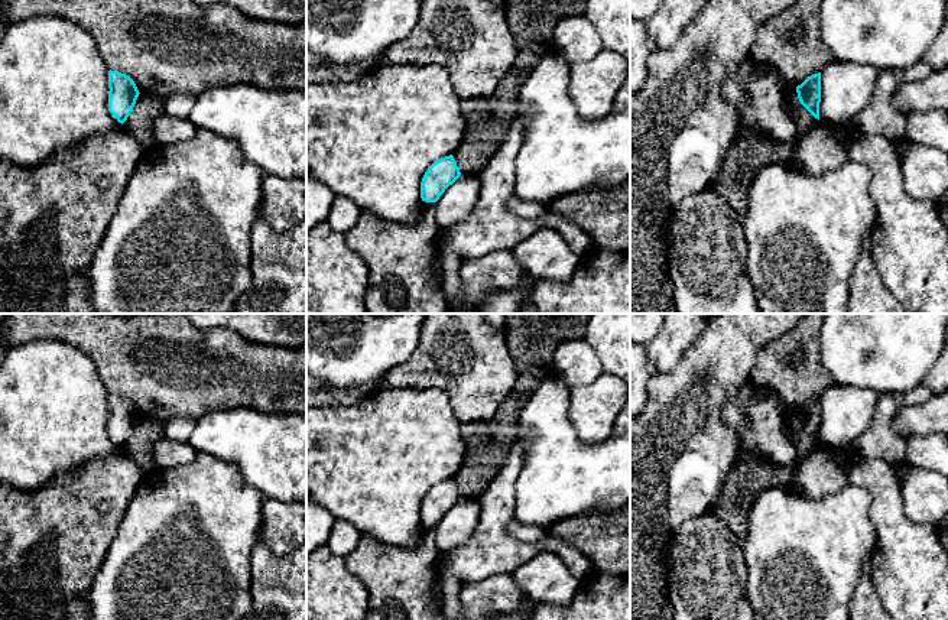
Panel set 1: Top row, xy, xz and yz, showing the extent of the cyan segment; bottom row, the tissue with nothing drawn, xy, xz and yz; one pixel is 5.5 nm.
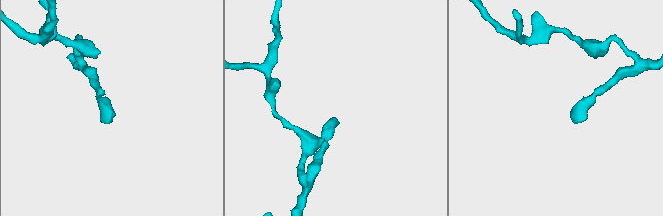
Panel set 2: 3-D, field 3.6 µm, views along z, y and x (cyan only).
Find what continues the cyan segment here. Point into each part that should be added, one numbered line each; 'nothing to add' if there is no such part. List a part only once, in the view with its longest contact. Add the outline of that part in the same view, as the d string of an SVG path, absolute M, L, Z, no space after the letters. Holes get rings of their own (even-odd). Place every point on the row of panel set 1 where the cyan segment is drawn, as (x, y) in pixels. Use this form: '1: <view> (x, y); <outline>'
nothing to add

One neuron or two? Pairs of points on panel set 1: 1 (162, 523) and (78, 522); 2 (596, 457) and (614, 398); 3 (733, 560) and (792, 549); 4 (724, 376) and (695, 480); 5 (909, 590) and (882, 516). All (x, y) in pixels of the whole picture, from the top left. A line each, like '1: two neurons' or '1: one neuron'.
1: two neurons
2: two neurons
3: two neurons
4: one neuron
5: one neuron

